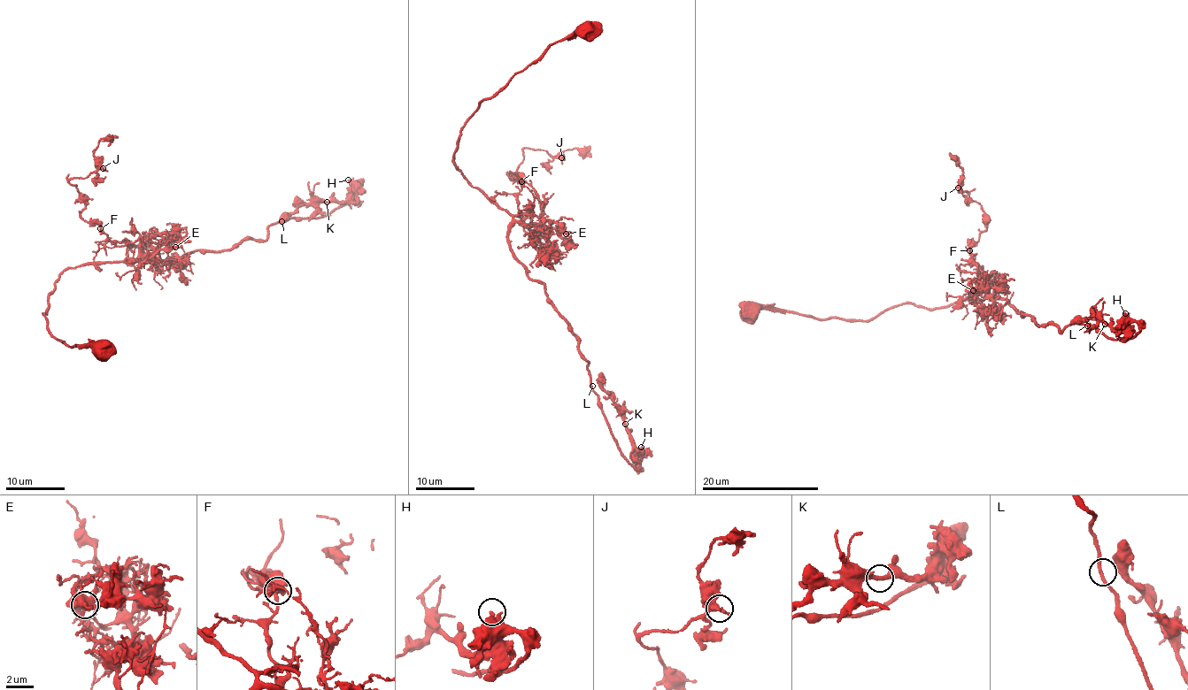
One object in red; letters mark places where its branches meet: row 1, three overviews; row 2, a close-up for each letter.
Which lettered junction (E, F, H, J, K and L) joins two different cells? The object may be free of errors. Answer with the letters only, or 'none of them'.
F

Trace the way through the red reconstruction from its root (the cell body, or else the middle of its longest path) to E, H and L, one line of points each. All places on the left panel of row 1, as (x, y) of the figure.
E: (104, 347), (91, 341), (70, 347), (50, 336), (43, 314), (60, 273), (127, 259), (145, 262), (175, 247)
H: (104, 347), (50, 336), (43, 314), (65, 270), (265, 240), (281, 220), (344, 205), (348, 180)
L: (104, 347), (70, 347), (50, 336), (43, 314), (65, 270), (228, 250), (265, 240), (281, 221)

